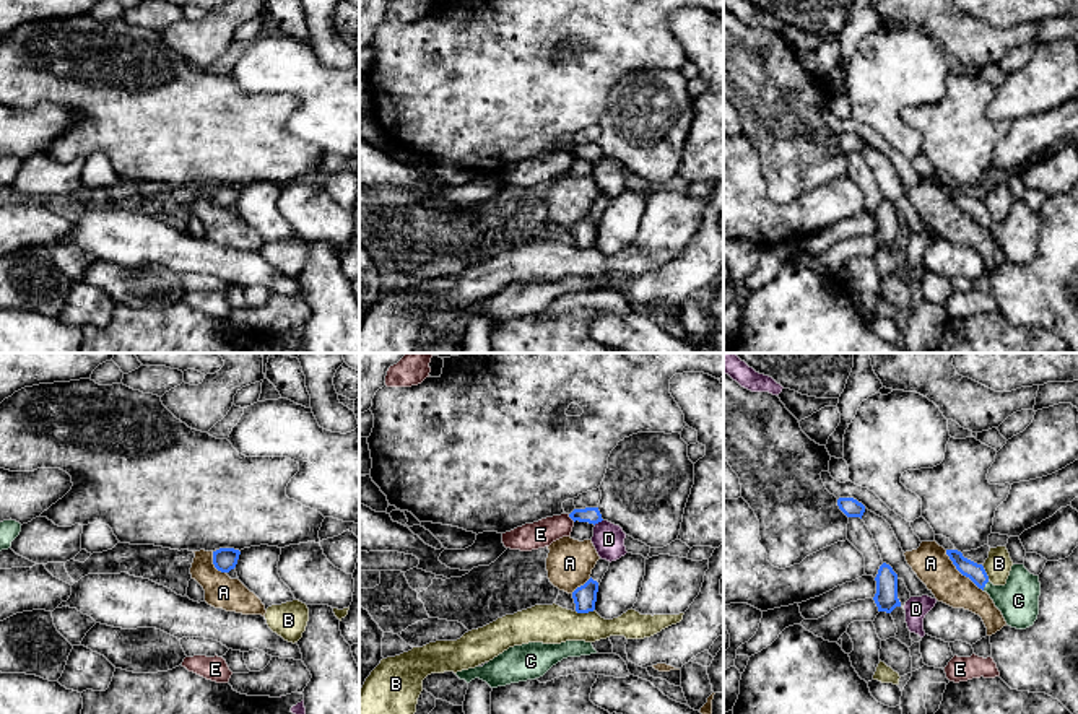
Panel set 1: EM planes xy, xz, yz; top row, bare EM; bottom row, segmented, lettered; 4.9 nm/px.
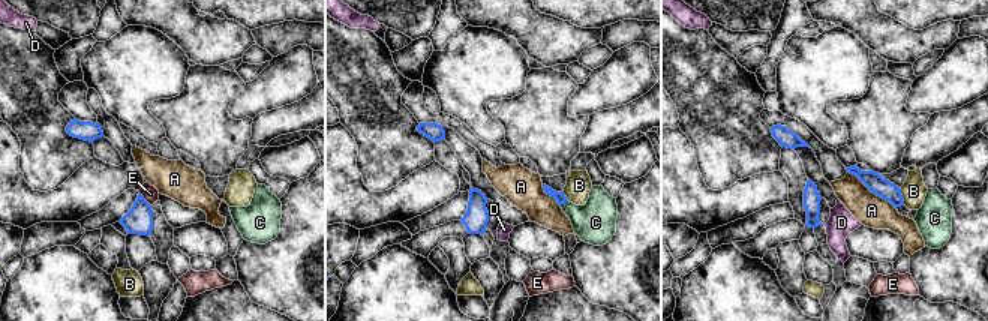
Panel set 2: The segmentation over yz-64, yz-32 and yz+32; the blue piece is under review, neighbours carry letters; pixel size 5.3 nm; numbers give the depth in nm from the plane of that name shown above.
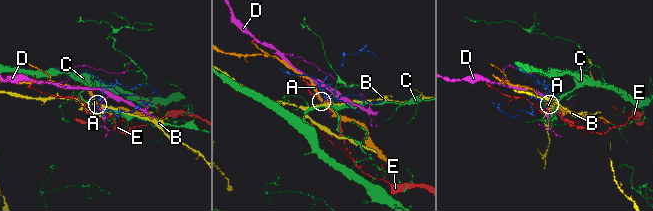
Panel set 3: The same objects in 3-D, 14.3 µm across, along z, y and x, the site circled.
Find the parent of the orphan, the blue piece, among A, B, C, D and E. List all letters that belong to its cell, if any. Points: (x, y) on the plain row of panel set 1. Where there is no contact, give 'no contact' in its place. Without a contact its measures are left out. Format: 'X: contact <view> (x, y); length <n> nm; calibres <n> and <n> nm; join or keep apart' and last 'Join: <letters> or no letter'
A: contact yz (961, 208); length 280 nm; calibres 90 and 180 nm; keep apart
B: contact xz (584, 248); length 100 nm; calibres 110 and 190 nm; keep apart
C: contact yz (984, 222); length 60 nm; calibres 90 and 200 nm; join
D: contact xz (597, 158); length 50 nm; calibres 80 and 160 nm; keep apart
E: contact xz (571, 153); length 50 nm; calibres 80 and 130 nm; keep apart
Join: C

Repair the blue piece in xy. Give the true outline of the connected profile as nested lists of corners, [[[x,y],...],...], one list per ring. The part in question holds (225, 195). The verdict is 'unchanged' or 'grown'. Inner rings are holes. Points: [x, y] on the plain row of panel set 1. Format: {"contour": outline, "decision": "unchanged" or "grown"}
{"contour": [[[220,184],[213,187],[213,200],[221,208],[229,208],[236,203],[241,187],[234,184]]], "decision": "unchanged"}

